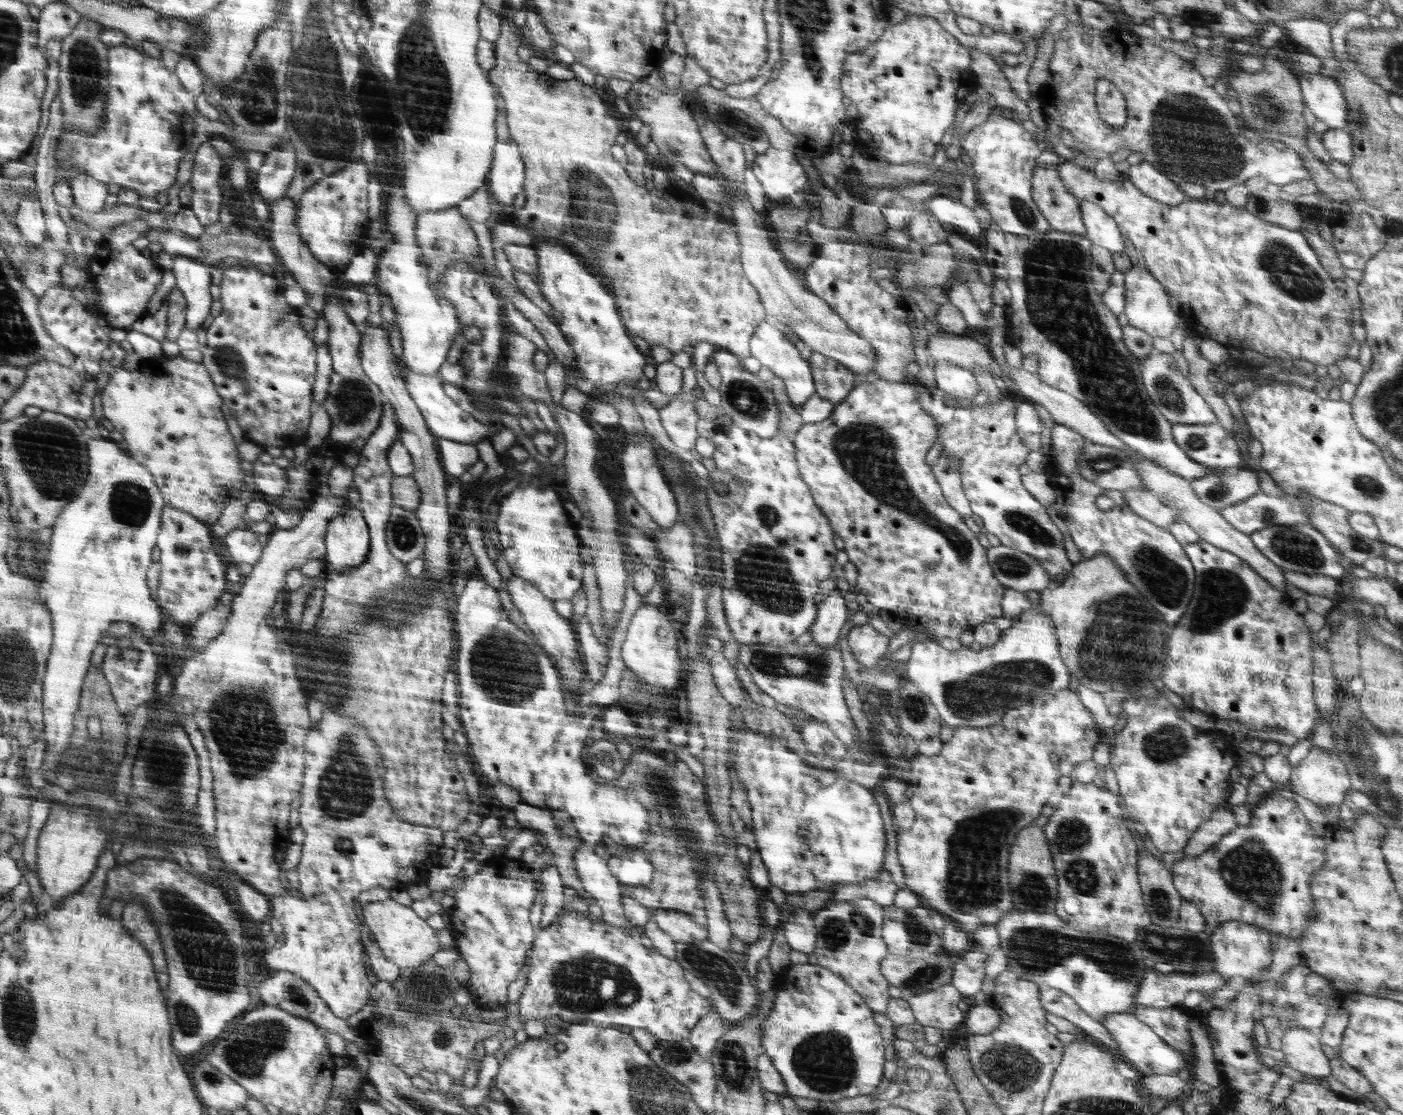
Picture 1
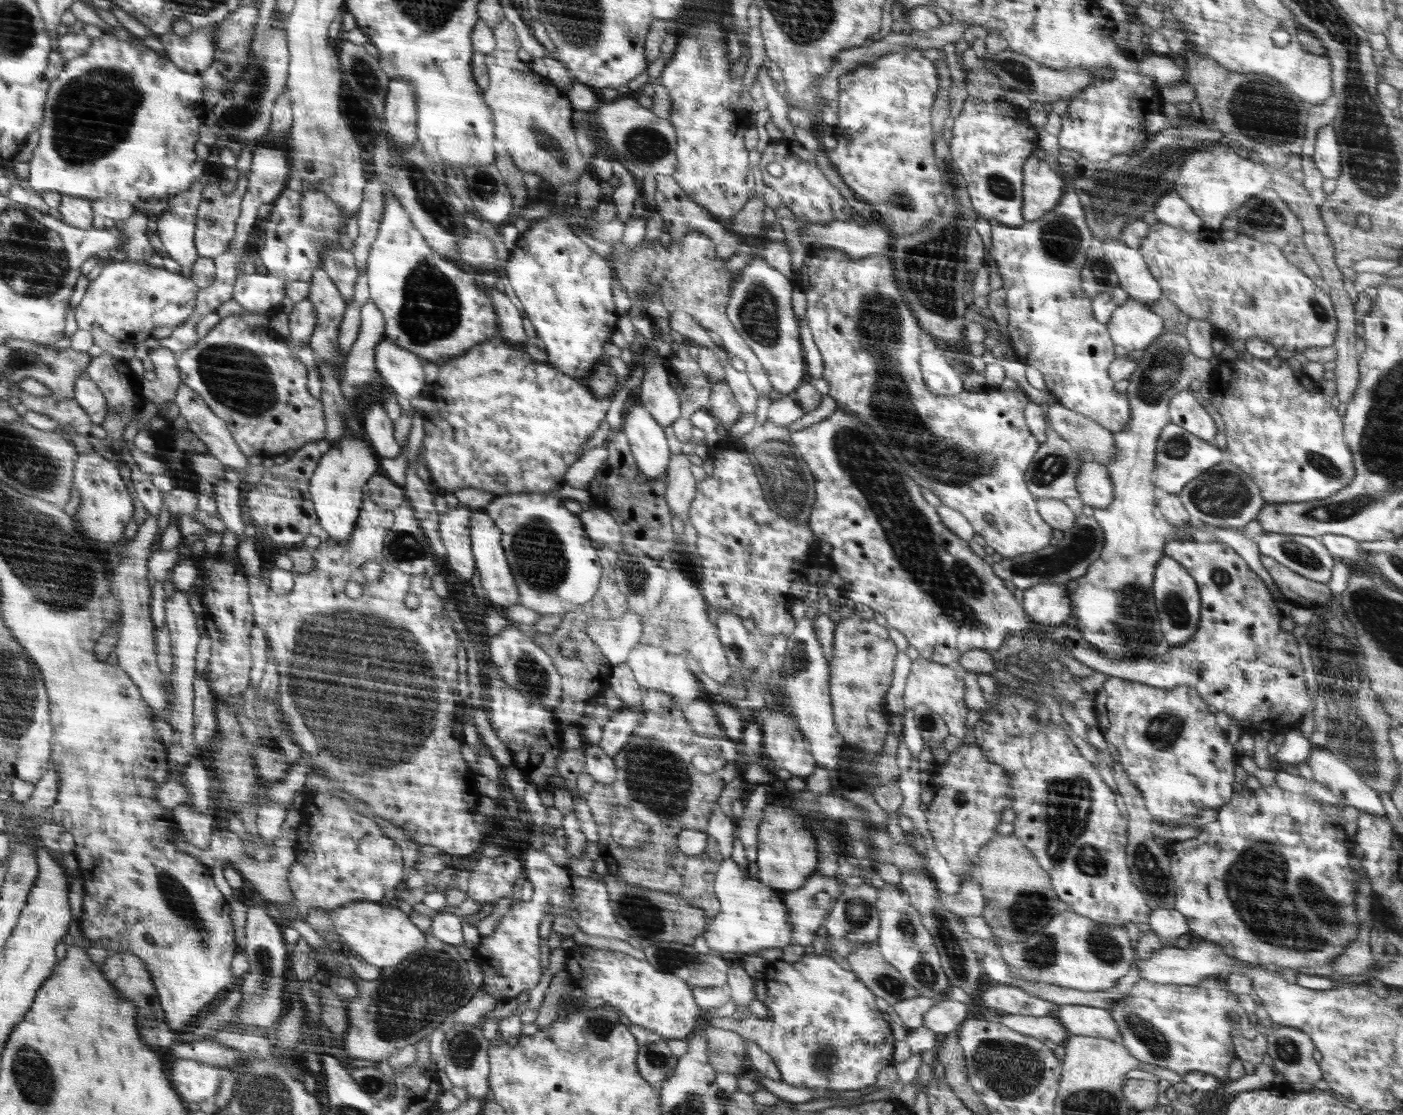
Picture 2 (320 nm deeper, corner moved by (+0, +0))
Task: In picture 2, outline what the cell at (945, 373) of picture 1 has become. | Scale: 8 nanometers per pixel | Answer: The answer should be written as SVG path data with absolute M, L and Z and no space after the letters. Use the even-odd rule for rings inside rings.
M942 349L922 351L919 364L926 387L930 393L941 397L961 394L965 389L963 379L945 359Z

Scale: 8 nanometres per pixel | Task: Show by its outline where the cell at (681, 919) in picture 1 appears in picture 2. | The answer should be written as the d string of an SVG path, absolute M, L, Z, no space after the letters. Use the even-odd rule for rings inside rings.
M724 859L719 867L715 875L715 894L722 909L702 934L712 951L746 956L765 948L784 948L793 944L792 926L781 893L746 876L734 859Z

